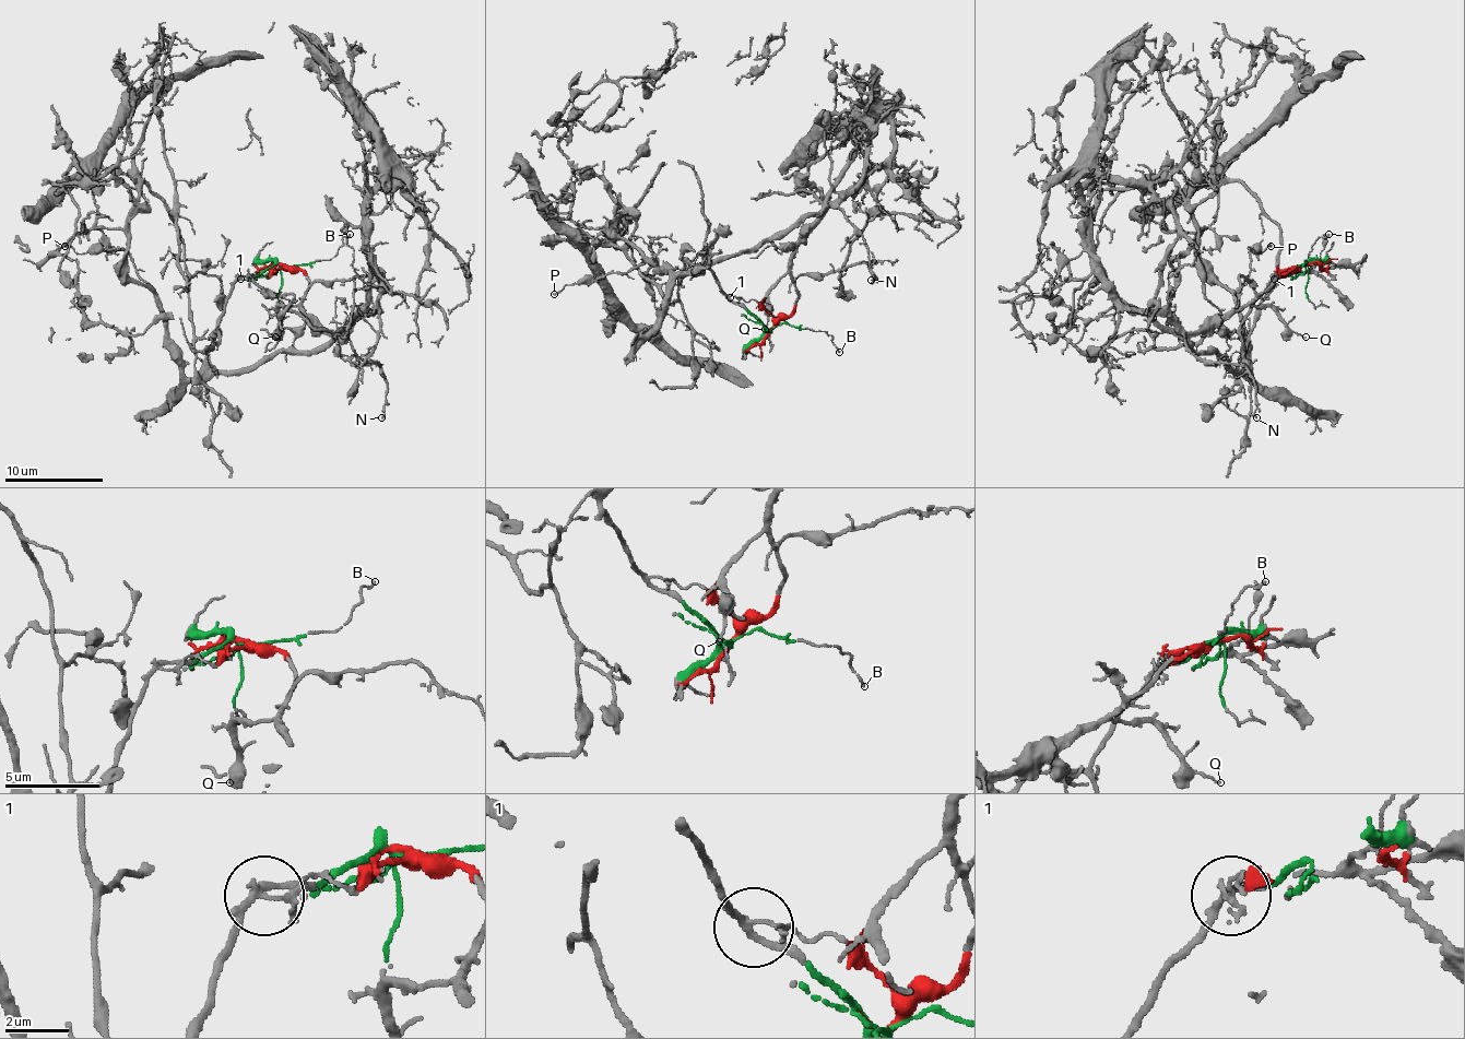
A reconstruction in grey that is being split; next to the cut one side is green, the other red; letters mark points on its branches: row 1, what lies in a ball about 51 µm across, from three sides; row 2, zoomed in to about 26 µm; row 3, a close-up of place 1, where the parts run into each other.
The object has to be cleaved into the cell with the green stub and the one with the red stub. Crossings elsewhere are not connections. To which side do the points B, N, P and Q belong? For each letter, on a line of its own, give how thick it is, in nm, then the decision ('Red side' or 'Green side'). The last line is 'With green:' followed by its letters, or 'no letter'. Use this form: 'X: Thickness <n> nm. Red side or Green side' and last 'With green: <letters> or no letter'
B: Thickness 110 nm. Green side
N: Thickness 120 nm. Red side
P: Thickness 140 nm. Green side
Q: Thickness 110 nm. Red side
With green: B, P

